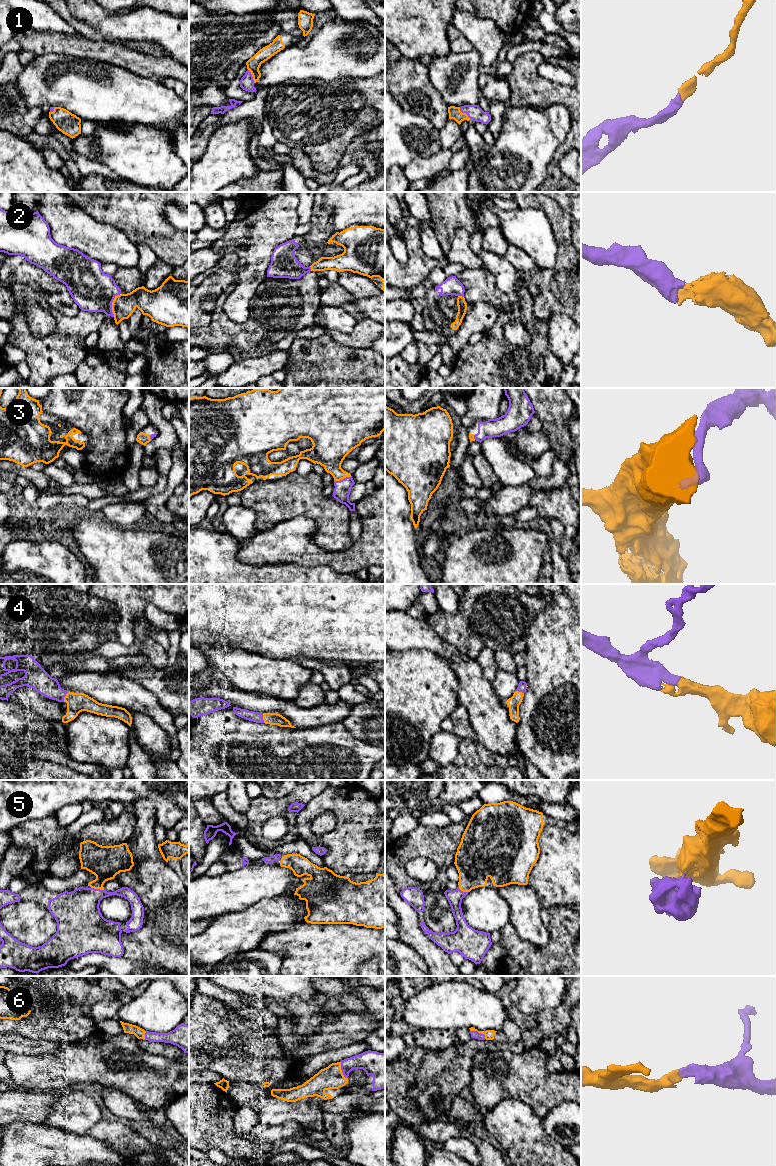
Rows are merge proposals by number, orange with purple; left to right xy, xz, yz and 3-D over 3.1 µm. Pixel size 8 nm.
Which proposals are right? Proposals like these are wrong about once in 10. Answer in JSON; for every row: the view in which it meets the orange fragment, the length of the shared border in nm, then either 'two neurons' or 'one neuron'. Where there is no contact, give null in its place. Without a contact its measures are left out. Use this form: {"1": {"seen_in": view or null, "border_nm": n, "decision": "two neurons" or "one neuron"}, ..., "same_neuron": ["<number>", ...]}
{"1": {"seen_in": "yz", "border_nm": 130, "decision": "one neuron"}, "2": {"seen_in": "xy", "border_nm": 200, "decision": "one neuron"}, "3": {"seen_in": "xz", "border_nm": 150, "decision": "one neuron"}, "4": {"seen_in": "xy", "border_nm": 90, "decision": "one neuron"}, "5": {"seen_in": "xy", "border_nm": 110, "decision": "one neuron"}, "6": {"seen_in": "xz", "border_nm": 150, "decision": "one neuron"}, "same_neuron": ["1", "2", "3", "4", "5", "6"]}

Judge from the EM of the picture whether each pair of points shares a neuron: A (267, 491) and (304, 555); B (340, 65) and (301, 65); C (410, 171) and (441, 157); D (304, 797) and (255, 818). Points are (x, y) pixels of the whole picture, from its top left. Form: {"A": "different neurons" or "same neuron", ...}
{"A": "different neurons", "B": "same neuron", "C": "same neuron", "D": "same neuron"}

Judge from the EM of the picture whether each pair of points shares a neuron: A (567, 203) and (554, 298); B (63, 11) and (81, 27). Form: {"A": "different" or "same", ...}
{"A": "different", "B": "same"}

